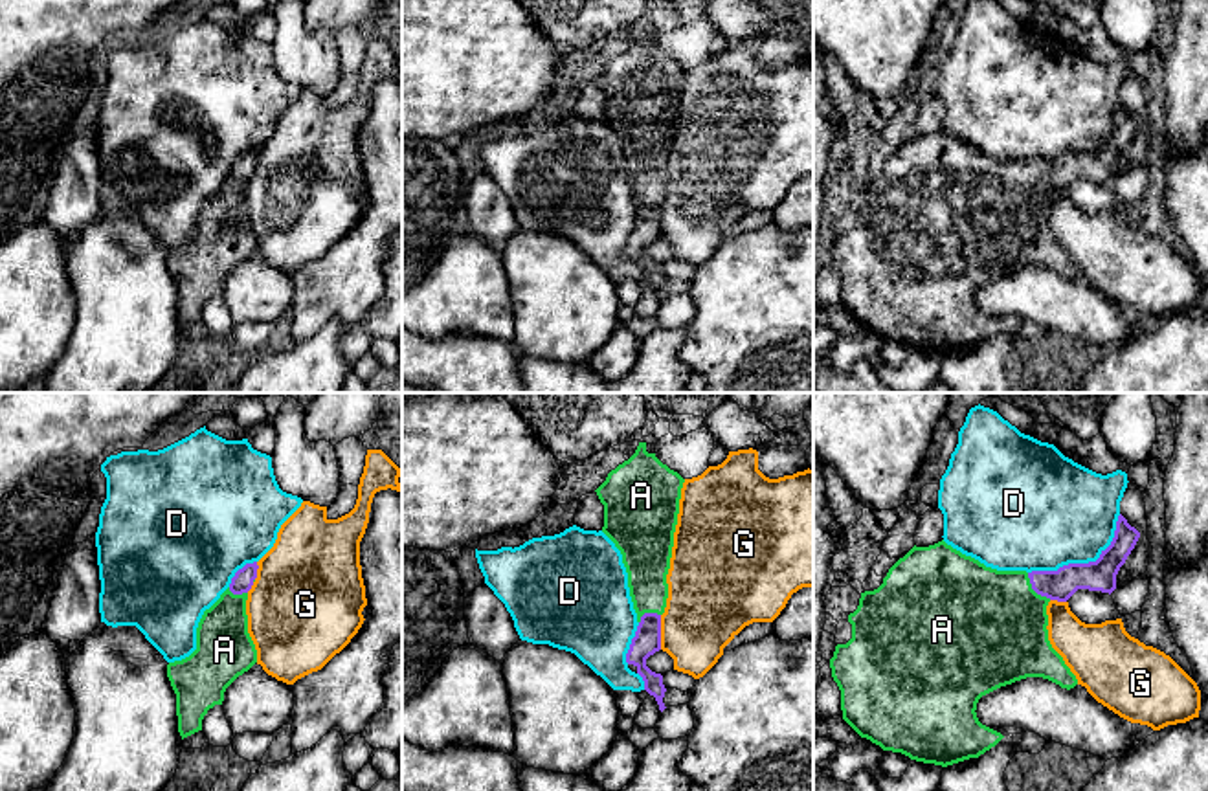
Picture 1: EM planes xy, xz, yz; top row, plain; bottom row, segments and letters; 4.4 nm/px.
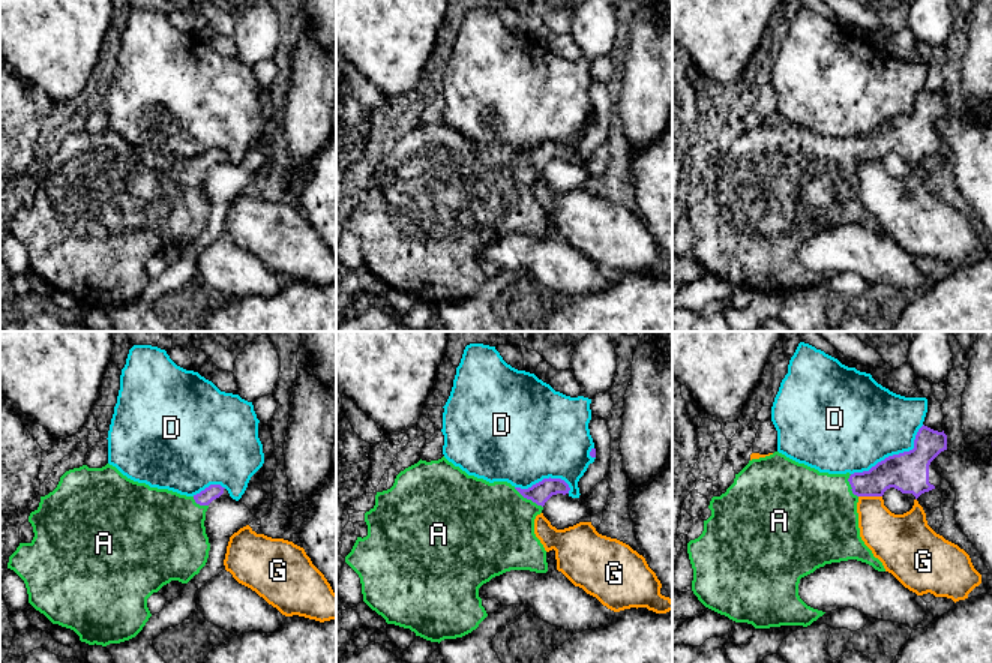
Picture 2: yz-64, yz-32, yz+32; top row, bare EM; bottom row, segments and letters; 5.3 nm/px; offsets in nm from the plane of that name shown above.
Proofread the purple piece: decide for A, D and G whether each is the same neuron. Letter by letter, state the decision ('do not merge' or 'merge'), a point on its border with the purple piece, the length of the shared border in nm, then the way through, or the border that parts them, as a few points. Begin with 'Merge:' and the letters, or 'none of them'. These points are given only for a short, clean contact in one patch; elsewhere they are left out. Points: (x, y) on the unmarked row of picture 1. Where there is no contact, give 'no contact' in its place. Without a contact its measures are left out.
Merge: A
A: merge; meets purple in yz at (1034, 178); contact 160 nm long; runs through yz (1062, 173), (1034, 178), (1016, 189), (990, 215)
D: do not merge; meets purple in yz at (1084, 153); contact 480 nm long
G: do not merge; meets purple in xz at (659, 221); contact 150 nm long

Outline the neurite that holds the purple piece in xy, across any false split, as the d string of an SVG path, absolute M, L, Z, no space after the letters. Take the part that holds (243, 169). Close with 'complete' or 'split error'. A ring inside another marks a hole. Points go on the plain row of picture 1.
M253 150L235 162L229 176L204 200L196 217L196 239L167 253L182 329L202 319L207 299L222 294L226 277L257 251L246 204L257 158Z | split error

